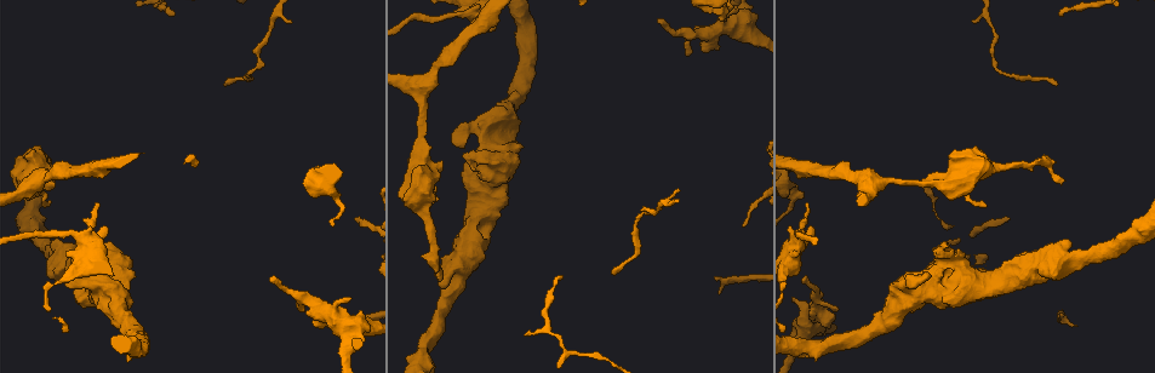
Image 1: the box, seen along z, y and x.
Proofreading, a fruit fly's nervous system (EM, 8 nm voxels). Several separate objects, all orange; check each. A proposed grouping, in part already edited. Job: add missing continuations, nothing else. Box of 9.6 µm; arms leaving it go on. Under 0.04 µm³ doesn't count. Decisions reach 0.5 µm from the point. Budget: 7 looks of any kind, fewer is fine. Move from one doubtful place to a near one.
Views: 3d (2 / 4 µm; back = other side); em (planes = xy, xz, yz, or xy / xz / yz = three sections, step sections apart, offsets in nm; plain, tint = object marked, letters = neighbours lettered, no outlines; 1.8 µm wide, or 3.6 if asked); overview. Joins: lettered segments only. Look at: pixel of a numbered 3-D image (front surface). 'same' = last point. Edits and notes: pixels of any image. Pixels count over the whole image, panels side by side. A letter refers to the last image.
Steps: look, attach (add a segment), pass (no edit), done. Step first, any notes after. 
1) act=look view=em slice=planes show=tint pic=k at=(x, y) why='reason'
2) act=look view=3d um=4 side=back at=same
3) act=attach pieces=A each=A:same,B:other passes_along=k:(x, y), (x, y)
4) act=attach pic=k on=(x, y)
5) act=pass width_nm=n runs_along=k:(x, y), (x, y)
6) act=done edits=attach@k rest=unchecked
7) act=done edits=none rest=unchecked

act=look view=3d um=4 pic=1 at=(103, 227) why='an open end'

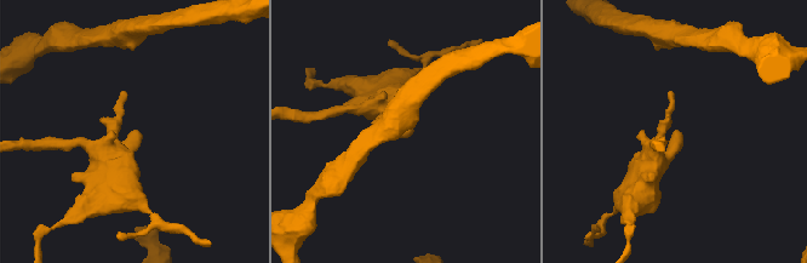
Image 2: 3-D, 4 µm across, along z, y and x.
act=look view=em um=3.6 slice=planes show=tint pic=2 at=(410, 133)

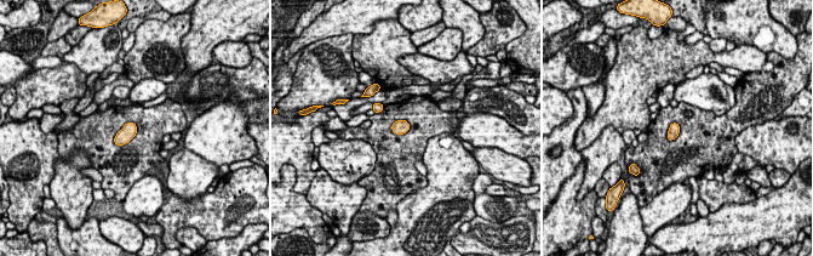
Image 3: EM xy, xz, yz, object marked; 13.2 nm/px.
act=look view=em um=3.6 slice=planes show=letters at=same

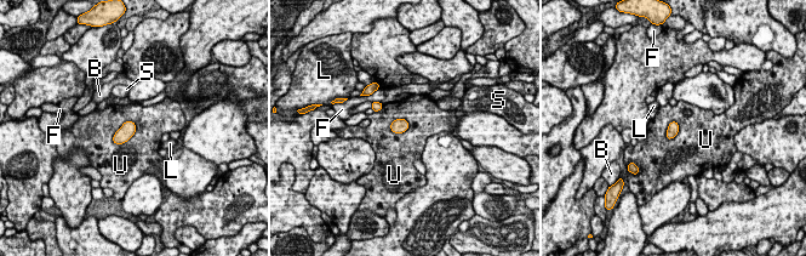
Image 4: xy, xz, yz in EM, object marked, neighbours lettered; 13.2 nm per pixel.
act=pass each=B:other,F:other,L:other,S:other,U:other border=4:(135, 123), (124, 123), (112, 141) found='none of them fits'

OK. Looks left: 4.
act=look view=em slice=planes show=letters pic=1 at=(1062, 178)

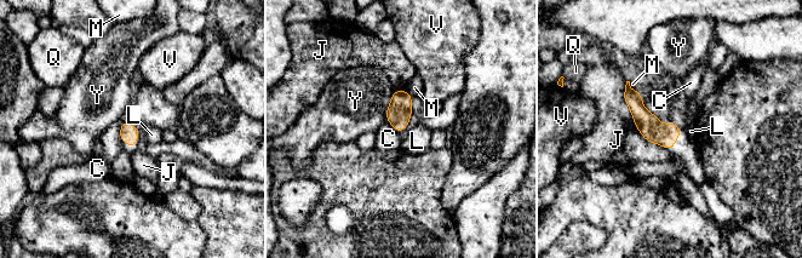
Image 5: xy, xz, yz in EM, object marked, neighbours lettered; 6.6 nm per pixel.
act=pass width_nm=130 each=C:other,J:other,L:other,M:other,Q:other,V:other,Y:other found='none of them fits'

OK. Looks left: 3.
act=look view=em slice=planes show=plain pic=1 at=(272, 280) why='branch stops here'

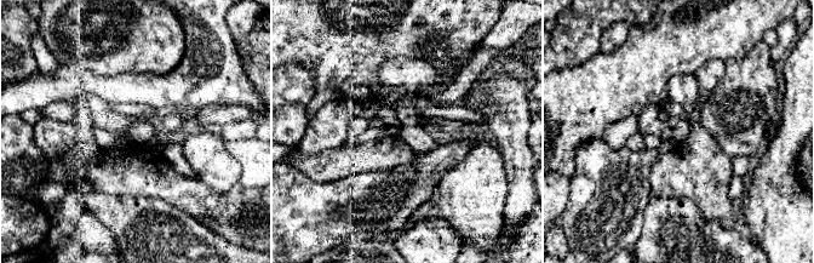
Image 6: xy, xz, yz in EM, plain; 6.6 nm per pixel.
act=look view=em slice=planes show=letters at=same

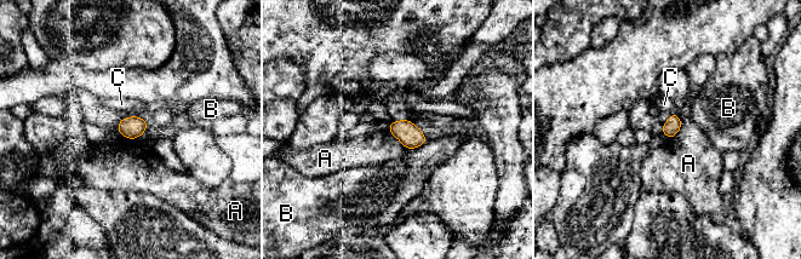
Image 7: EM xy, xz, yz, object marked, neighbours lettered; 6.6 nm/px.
act=pass longest_contact=A:190nm each=A:other,B:other,C:other border=7:(675, 111), (680, 130), (667, 138) found='none of them fits'

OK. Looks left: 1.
act=done edits=none rest=unchecked

